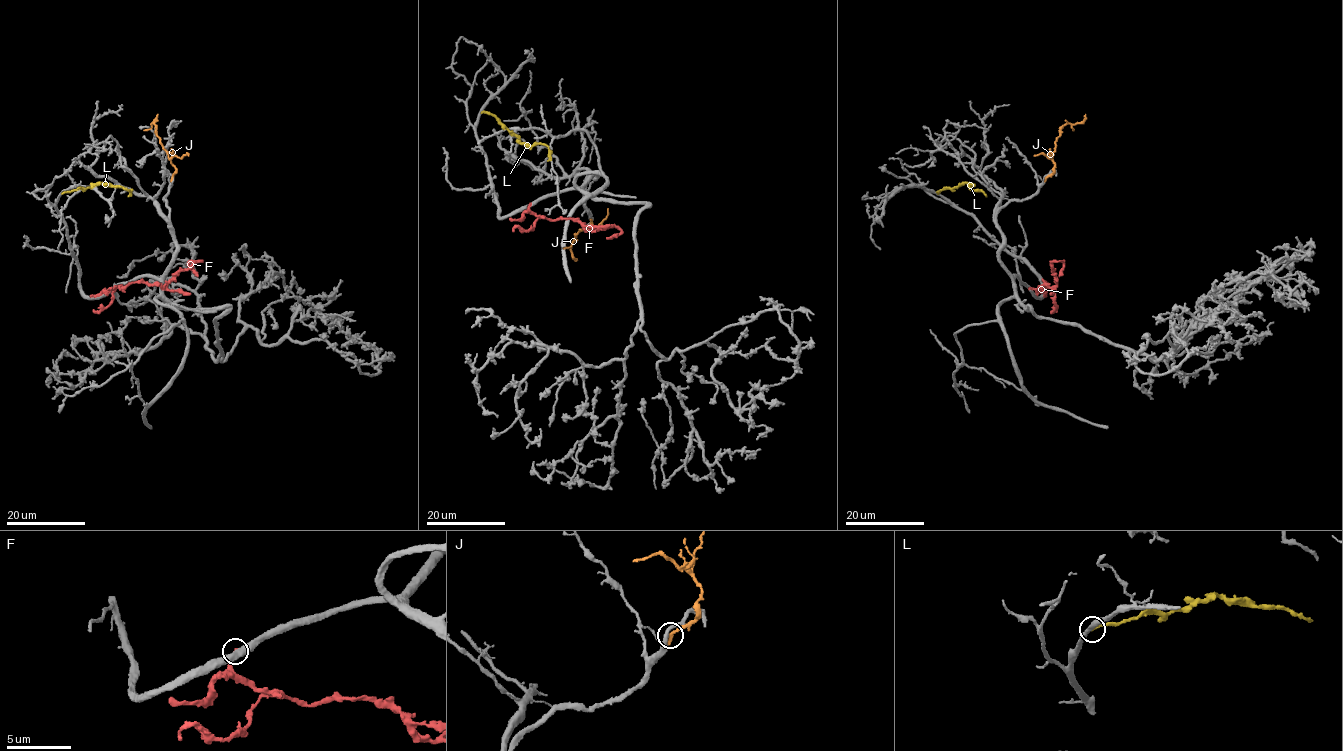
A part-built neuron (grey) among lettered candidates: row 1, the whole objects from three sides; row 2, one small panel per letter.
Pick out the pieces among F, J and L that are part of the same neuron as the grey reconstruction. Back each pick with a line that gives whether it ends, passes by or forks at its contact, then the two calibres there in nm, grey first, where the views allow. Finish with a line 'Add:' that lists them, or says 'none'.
J: it ends; calibres 280 and 300 nm
Add: J

